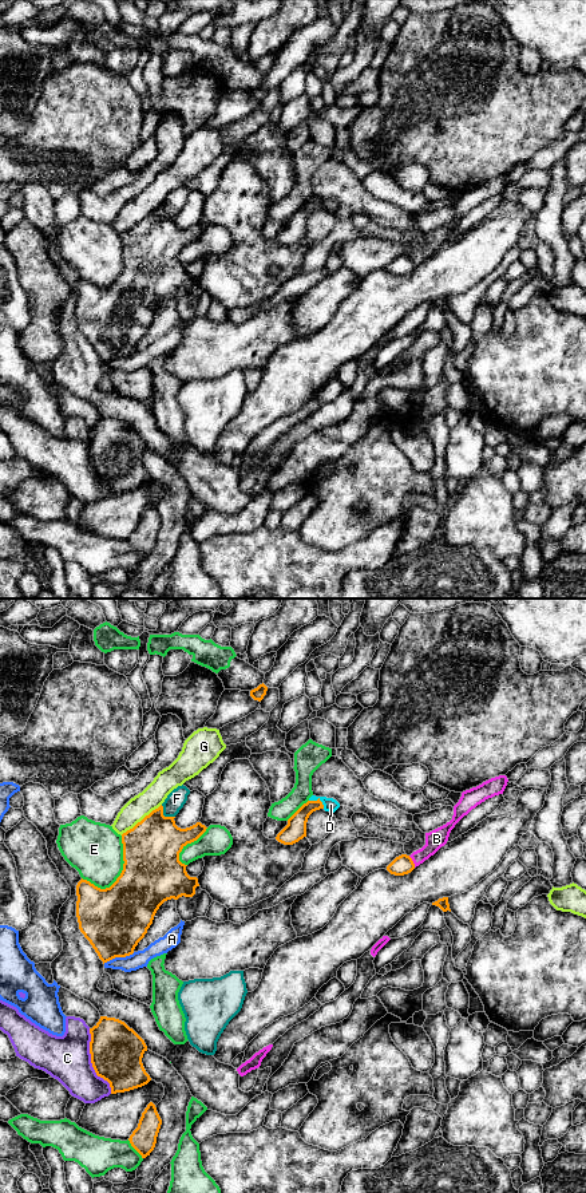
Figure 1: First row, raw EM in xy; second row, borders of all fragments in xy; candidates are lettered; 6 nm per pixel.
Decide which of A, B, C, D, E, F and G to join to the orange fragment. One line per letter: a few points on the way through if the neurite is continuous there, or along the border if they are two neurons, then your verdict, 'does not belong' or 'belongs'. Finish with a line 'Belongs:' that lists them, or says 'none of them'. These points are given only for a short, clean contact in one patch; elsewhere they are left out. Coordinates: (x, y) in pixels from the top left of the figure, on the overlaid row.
A: border along xy (134, 952), (126, 956), (115, 956), (103, 963); does not belong
B: does not belong
C: does not belong
D: border along xy (309, 800), (319, 800), (324, 808); does not belong
E: does not belong
F: does not belong
G: does not belong
Belongs: none of them

